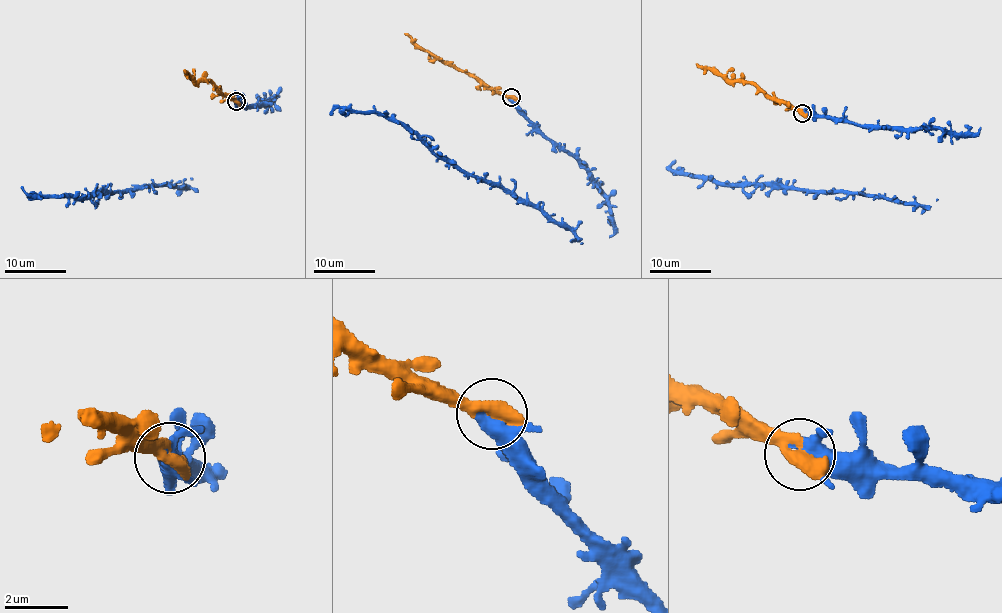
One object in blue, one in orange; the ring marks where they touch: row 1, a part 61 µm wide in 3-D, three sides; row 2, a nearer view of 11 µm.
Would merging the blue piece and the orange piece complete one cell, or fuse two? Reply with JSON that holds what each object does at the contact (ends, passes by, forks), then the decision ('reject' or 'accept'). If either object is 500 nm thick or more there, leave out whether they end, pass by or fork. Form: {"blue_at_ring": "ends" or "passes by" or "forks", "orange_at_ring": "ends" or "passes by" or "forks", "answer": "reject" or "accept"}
{"answer": "accept"}

